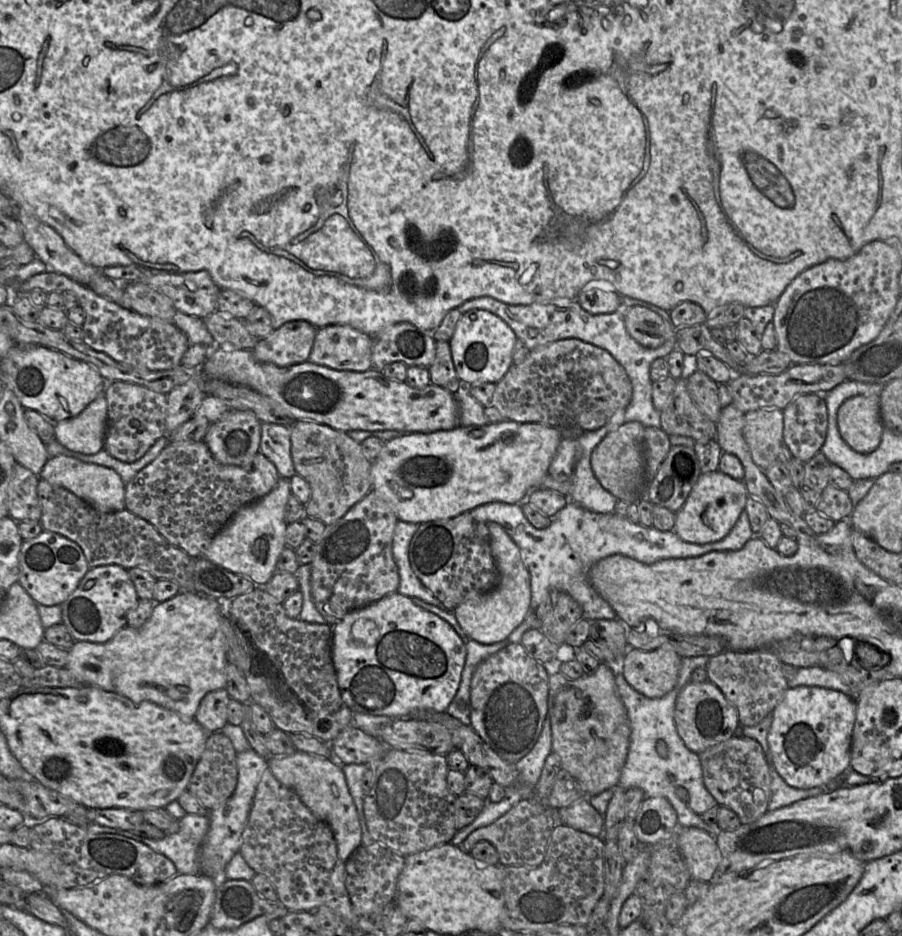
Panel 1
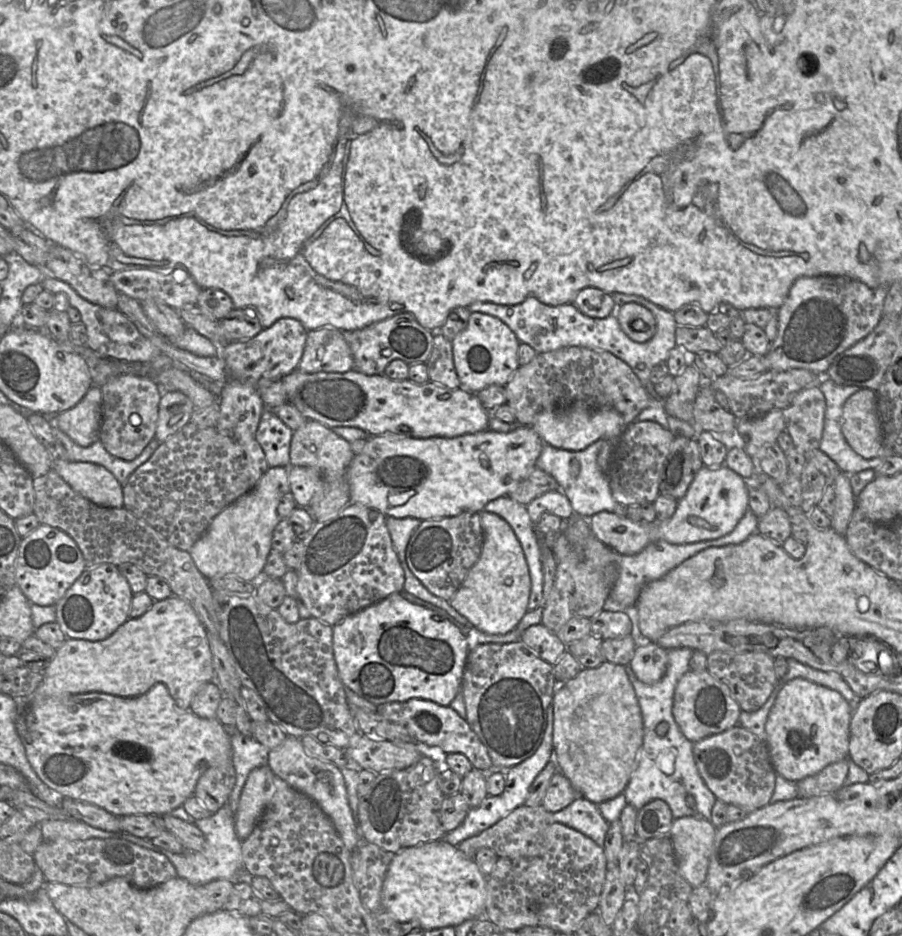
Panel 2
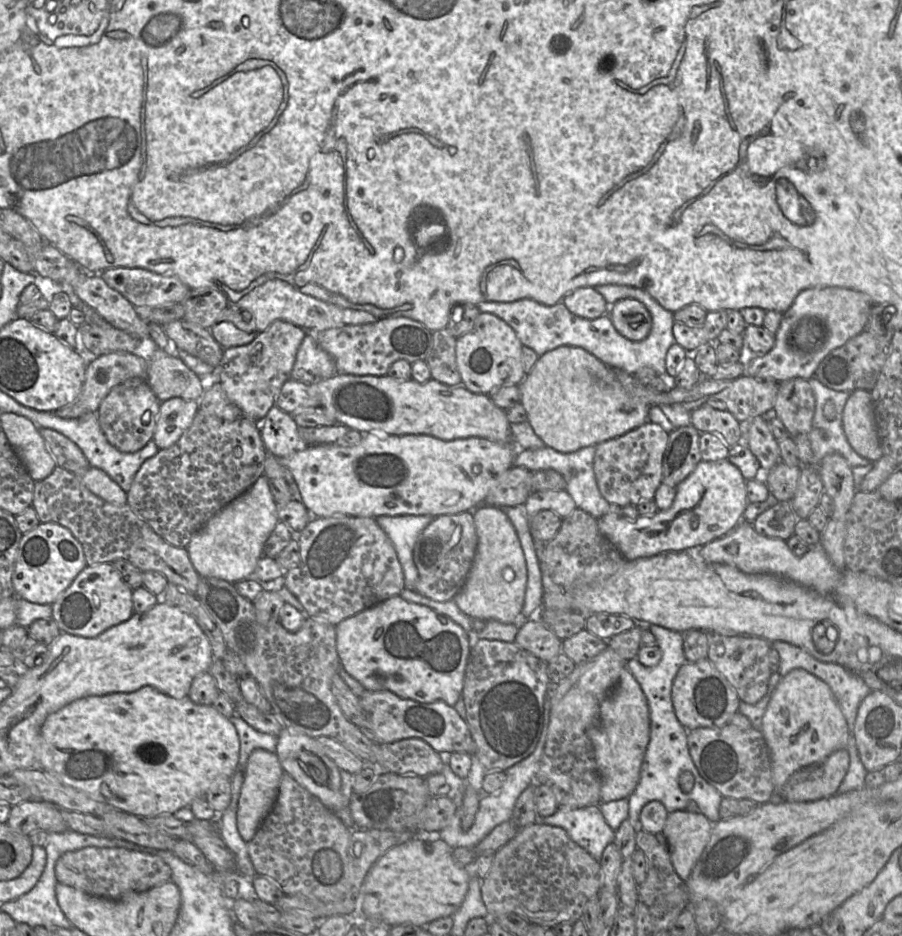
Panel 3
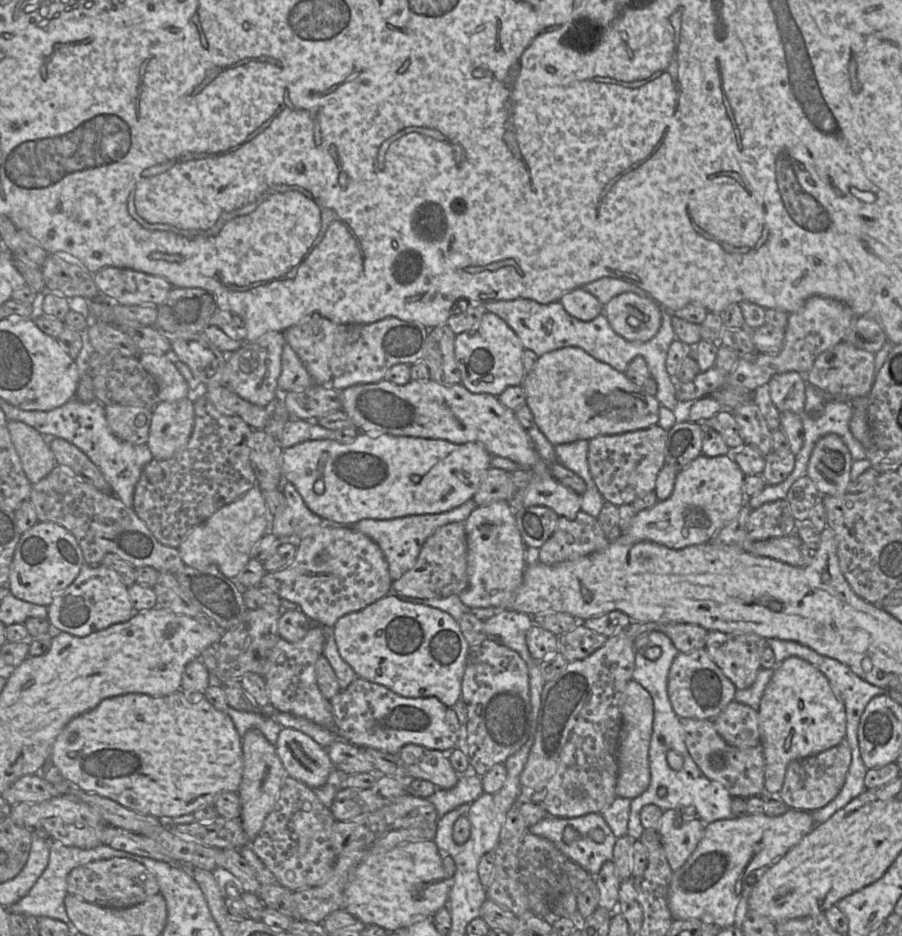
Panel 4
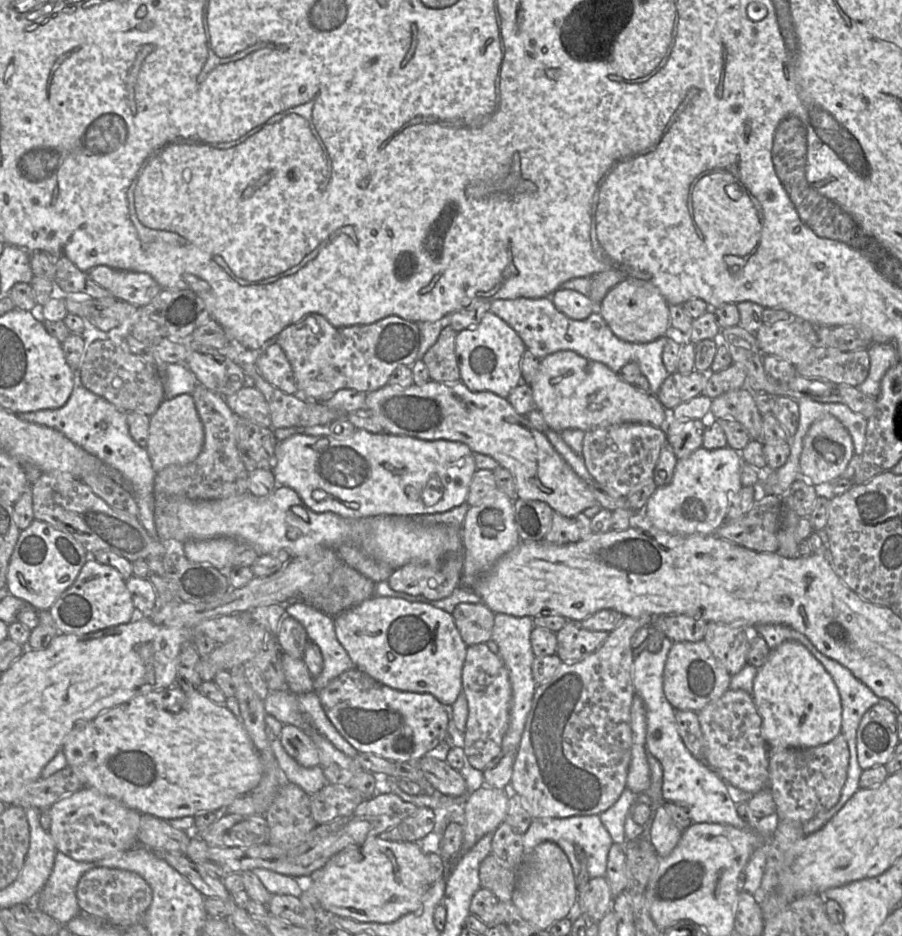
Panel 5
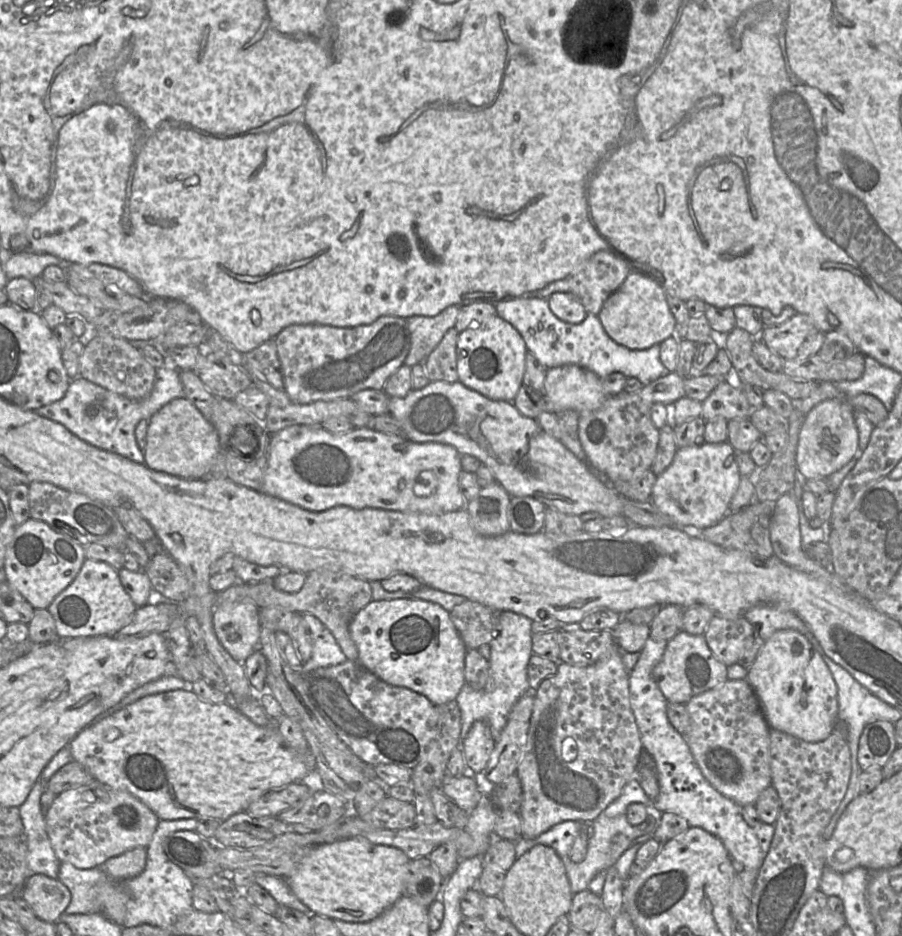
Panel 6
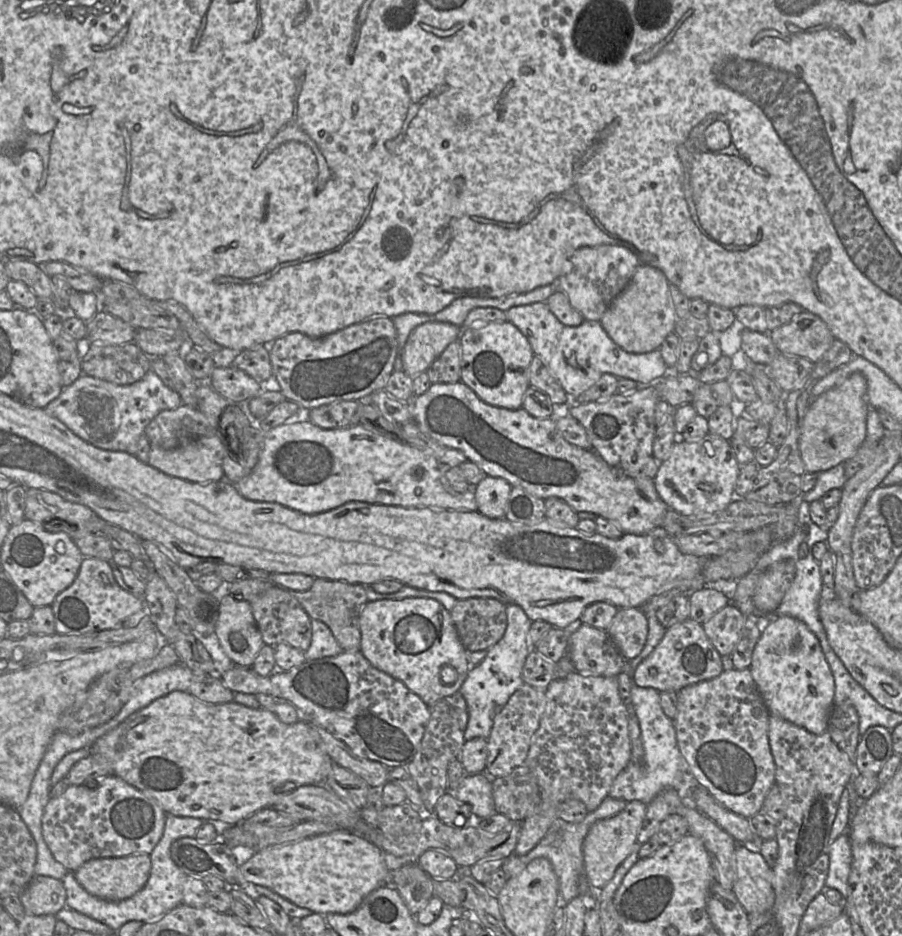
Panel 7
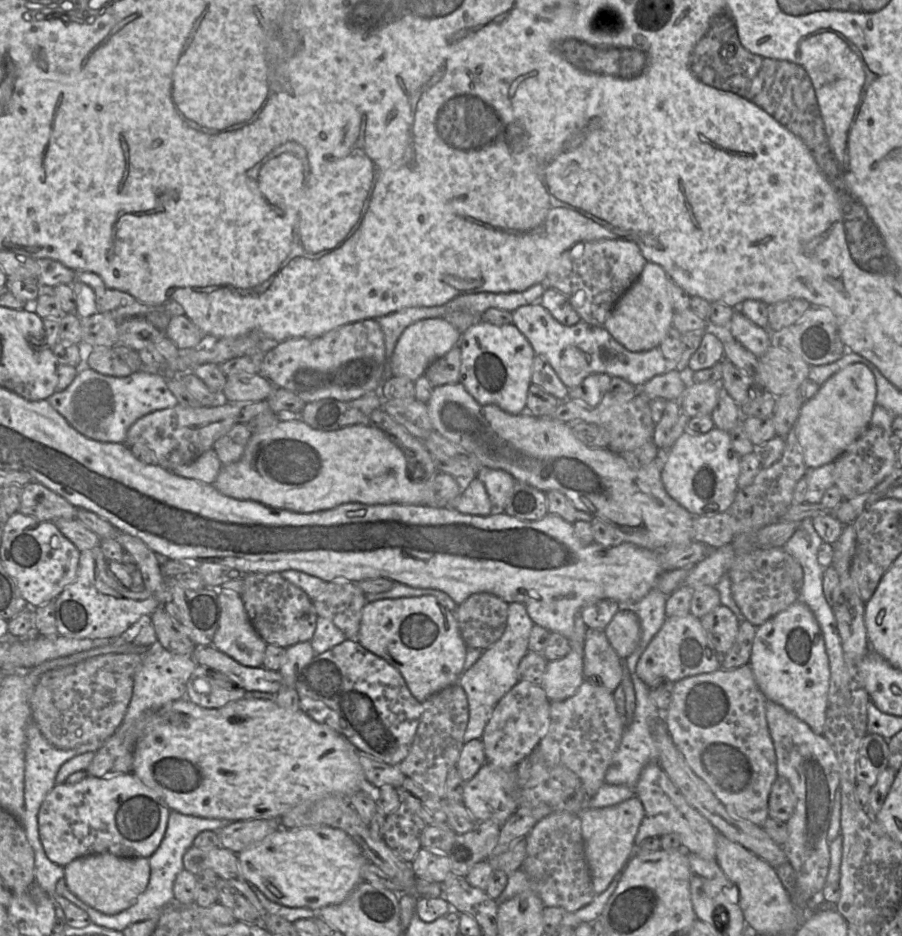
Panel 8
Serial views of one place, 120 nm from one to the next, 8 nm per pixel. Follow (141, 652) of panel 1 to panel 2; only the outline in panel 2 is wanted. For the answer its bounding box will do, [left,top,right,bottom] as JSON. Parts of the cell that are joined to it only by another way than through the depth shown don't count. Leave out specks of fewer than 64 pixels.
[32,595,214,710]

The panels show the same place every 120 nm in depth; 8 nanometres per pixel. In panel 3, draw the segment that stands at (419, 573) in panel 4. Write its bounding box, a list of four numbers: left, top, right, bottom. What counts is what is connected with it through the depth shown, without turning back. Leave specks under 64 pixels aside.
[413,511,477,602]

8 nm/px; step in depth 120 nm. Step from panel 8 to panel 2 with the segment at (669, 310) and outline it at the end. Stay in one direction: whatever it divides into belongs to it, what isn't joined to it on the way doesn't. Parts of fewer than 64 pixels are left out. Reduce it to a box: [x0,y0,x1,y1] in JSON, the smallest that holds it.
[612,303,656,343]

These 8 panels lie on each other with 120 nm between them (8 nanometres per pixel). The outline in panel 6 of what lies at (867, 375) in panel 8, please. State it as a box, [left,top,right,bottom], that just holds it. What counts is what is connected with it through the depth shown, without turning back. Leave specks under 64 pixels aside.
[796,398,858,479]

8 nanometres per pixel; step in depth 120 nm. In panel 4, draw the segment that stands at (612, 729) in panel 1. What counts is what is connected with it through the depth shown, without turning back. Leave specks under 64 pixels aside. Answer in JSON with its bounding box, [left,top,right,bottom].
[615,678,653,799]

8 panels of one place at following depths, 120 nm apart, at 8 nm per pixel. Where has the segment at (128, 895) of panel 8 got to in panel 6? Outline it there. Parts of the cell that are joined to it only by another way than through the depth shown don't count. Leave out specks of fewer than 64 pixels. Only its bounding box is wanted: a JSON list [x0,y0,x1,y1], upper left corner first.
[101,847,146,879]

